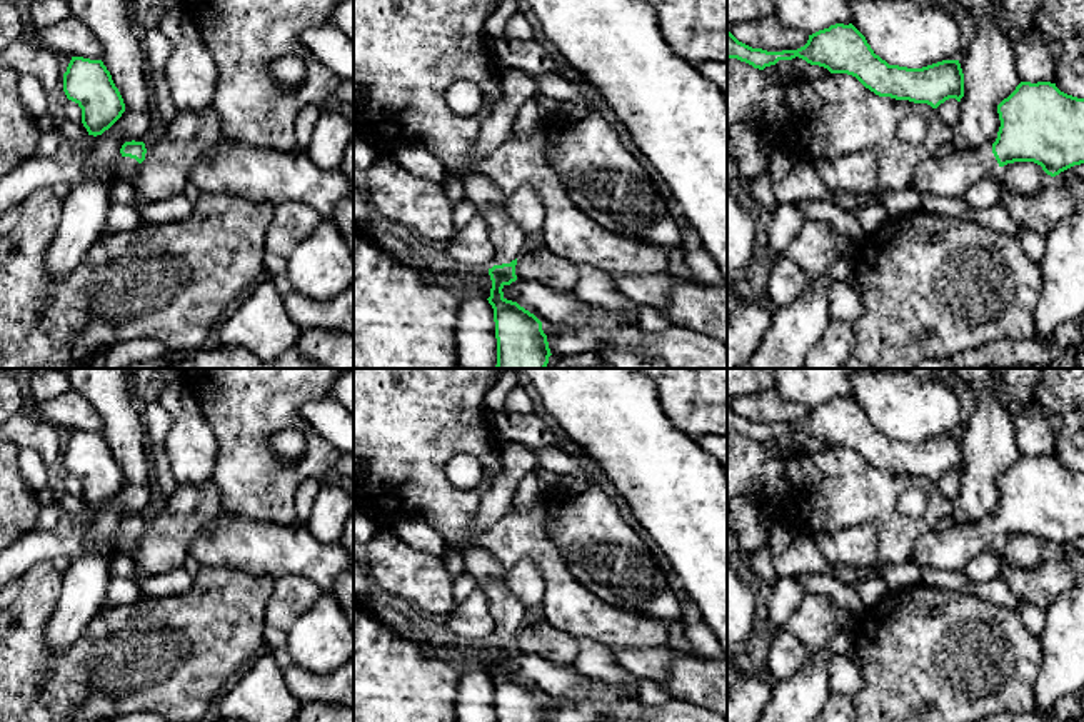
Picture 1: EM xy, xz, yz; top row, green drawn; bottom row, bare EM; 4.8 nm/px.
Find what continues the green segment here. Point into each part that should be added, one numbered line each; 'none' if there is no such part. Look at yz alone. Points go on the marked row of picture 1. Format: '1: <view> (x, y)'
1: yz (949, 177)

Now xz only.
1: xz (509, 239)

